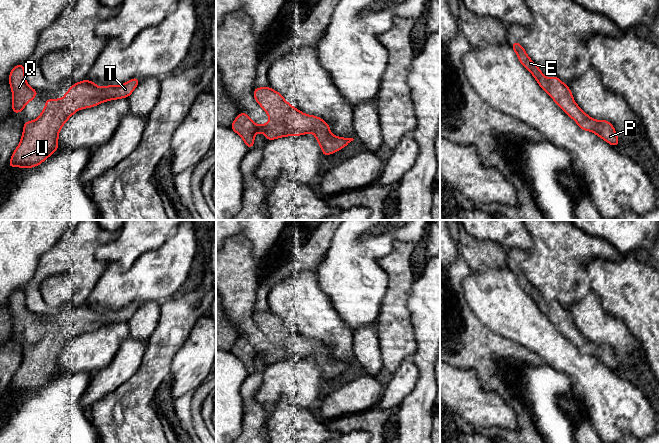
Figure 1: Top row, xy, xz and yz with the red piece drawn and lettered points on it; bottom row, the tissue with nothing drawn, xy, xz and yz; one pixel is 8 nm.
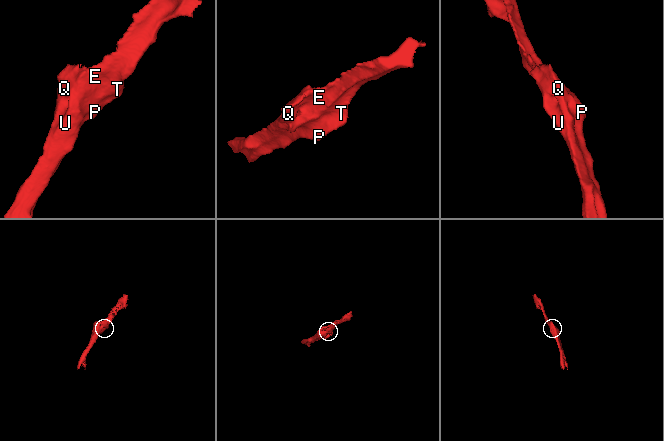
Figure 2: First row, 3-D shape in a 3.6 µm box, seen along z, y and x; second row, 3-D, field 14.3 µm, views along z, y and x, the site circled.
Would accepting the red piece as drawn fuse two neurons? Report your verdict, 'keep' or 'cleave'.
keep

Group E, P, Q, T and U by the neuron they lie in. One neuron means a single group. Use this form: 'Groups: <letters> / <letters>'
Groups: E P Q T U

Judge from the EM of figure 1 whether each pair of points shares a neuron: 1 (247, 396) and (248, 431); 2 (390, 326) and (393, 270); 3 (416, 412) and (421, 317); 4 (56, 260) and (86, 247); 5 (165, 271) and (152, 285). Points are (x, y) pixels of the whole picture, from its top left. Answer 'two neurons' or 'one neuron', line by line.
1: one neuron
2: one neuron
3: one neuron
4: one neuron
5: one neuron

